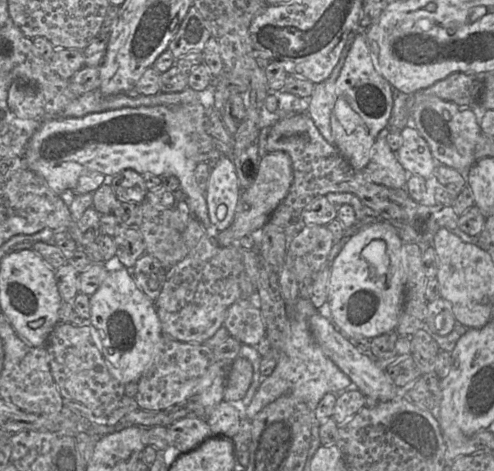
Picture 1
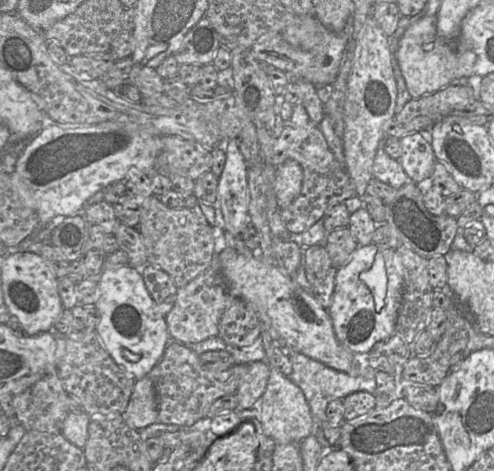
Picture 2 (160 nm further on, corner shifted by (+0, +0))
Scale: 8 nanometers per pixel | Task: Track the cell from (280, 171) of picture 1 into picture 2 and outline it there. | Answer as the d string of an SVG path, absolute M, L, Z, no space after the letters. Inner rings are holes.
M287 160L276 168L274 192L278 206L283 210L299 195L303 171L294 160Z

